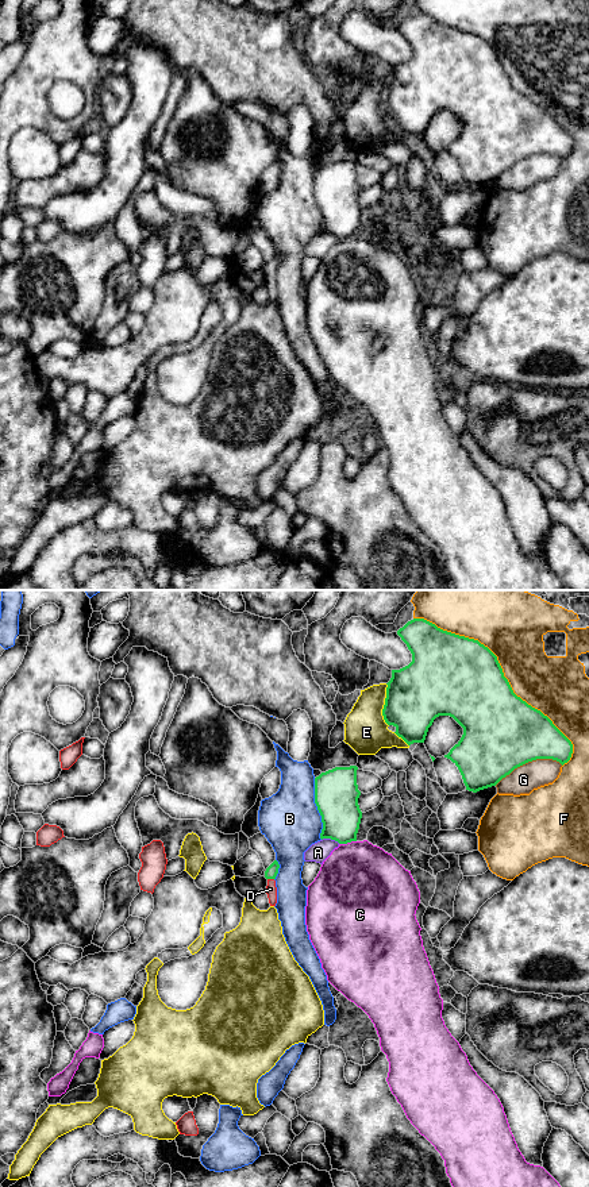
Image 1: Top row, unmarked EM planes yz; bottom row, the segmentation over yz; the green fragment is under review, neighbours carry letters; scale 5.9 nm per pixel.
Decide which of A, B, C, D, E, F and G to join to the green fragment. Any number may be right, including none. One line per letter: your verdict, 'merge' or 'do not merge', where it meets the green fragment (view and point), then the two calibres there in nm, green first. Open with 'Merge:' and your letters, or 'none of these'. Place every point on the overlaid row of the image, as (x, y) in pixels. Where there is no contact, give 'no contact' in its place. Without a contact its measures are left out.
Merge: D
A: do not merge; contact yz (331, 839); calibres 260 and 120 nm
B: do not merge; contact yz (318, 809); calibres 260 and 360 nm
C: do not merge; contact yz (347, 841); calibres 240 and 480 nm
D: merge; contact yz (270, 878); calibres 70 and 60 nm
E: do not merge; contact yz (384, 705); calibres 360 and 260 nm
F: do not merge; contact yz (501, 671); calibres 480 and 360 nm
G: do not merge; contact yz (528, 760); calibres 460 and 160 nm

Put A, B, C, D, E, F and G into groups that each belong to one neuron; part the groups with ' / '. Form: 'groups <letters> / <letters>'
groups A / B / C / D / E / F / G

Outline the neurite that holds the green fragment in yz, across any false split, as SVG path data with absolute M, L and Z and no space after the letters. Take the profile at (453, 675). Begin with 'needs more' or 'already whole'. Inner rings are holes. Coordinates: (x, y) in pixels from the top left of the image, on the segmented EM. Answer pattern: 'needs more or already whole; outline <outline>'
already whole; outline M424 618L408 621L397 635L411 651L412 662L392 670L384 720L411 745L424 743L436 717L453 717L463 728L463 735L444 758L458 767L466 790L477 793L496 786L515 768L536 759L553 759L562 766L570 760L571 741L547 716L513 693L497 656L488 647L443 631Z

